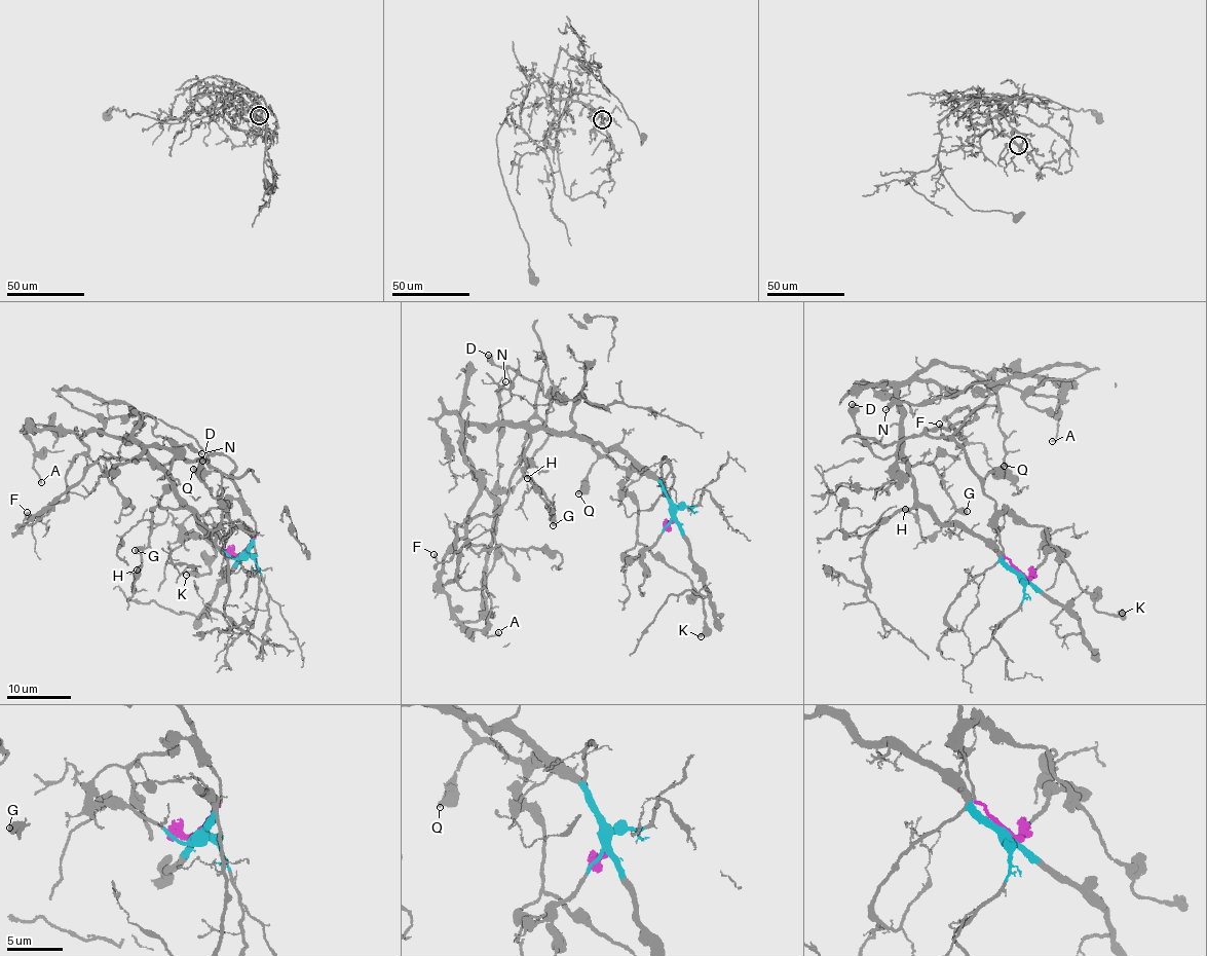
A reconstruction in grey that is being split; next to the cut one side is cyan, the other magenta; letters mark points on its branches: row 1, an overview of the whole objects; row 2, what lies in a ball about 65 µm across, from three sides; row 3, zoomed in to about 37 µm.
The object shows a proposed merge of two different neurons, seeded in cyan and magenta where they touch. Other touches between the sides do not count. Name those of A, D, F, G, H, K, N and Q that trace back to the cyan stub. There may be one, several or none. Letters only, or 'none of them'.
A, F, G, H, N

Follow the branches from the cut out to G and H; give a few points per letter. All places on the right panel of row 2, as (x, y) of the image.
G: (1021, 574), (967, 528), (938, 520), (919, 503), (910, 466), (929, 462), (953, 506), (967, 511)
H: (1021, 574), (967, 528), (938, 520), (919, 503), (910, 466), (929, 462), (957, 511), (926, 537), (905, 509)

